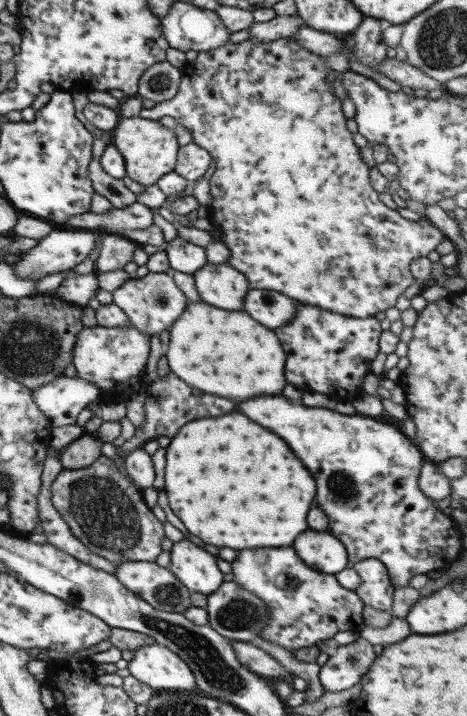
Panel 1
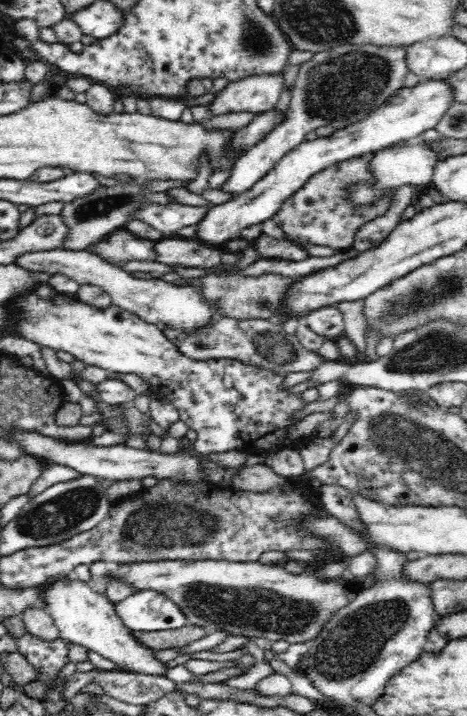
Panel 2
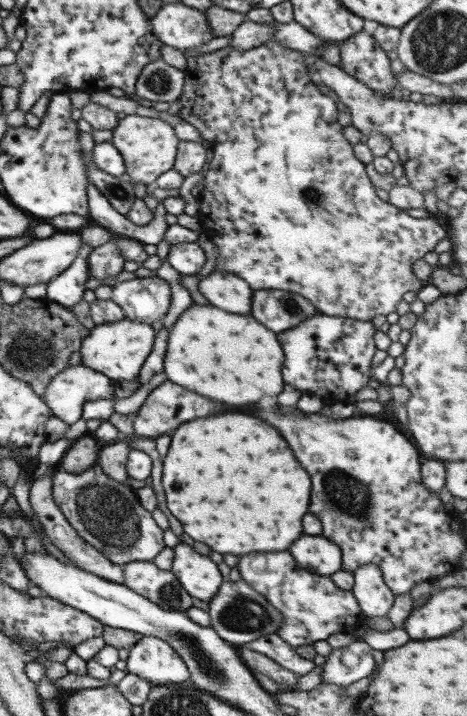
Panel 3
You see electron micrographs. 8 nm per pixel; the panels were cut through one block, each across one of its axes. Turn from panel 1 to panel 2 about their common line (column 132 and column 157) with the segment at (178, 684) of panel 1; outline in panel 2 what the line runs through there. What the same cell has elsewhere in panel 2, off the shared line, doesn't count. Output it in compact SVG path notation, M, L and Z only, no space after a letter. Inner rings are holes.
M56 577L51 581L45 592L46 611L55 620L59 628L59 637L65 641L82 644L87 650L93 650L108 658L116 665L115 670L131 673L146 674L150 676L167 677L170 669L168 662L156 657L156 650L146 648L128 629L118 616L114 604L106 597L92 589L90 585L72 577Z

